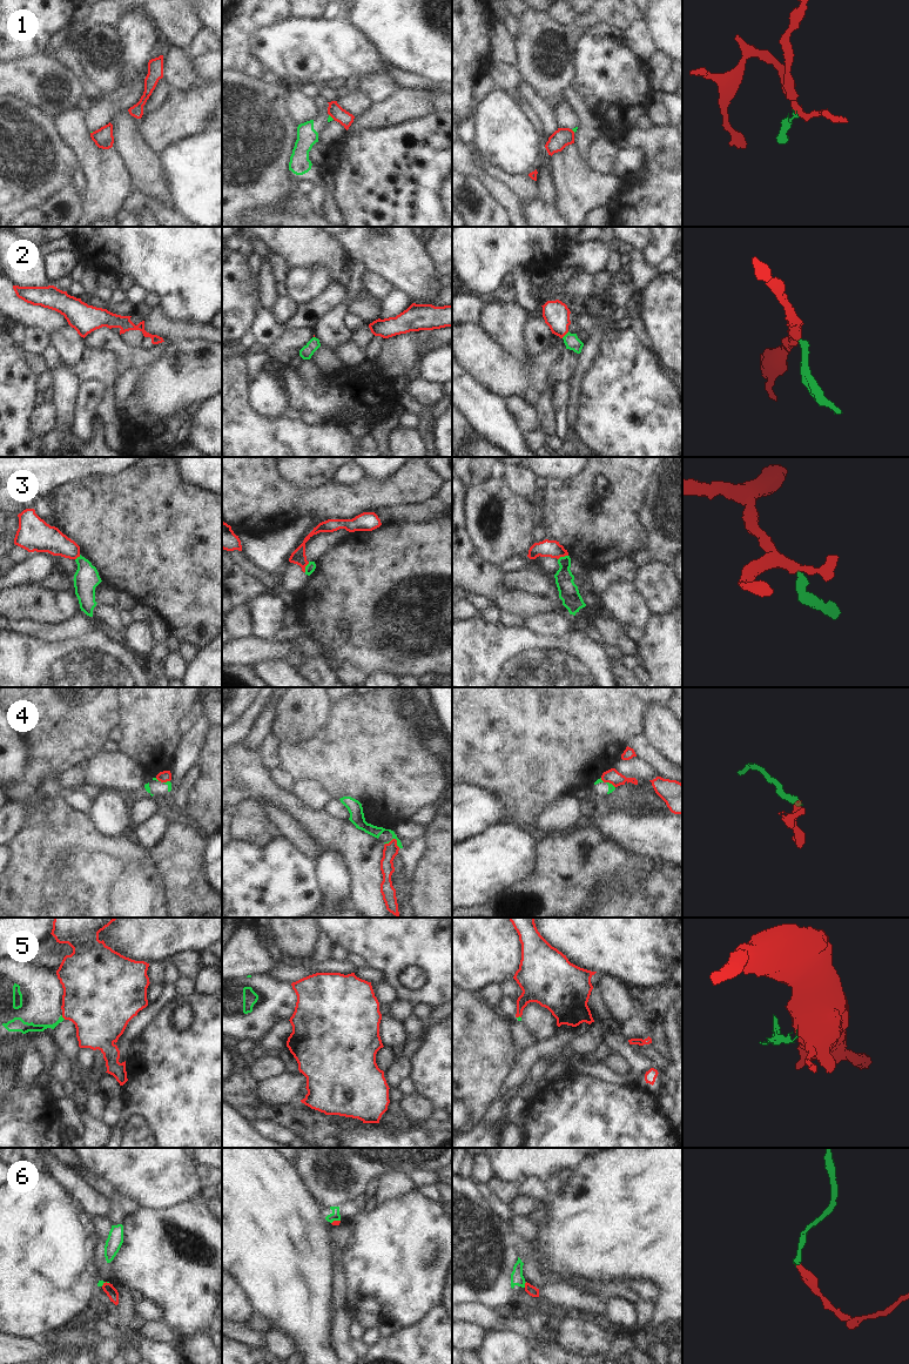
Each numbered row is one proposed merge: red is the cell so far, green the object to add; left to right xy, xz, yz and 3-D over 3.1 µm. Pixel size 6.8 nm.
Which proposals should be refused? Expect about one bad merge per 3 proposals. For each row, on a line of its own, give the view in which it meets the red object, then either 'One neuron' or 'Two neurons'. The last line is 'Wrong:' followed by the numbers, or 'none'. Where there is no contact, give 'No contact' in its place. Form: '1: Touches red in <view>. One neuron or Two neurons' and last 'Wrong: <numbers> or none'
1: Touches red in xz. Two neurons
2: Touches red in yz. One neuron
3: Touches red in xz. Two neurons
4: Touches red in xz. Two neurons
5: Touches red in xy. Two neurons
6: Touches red in yz. Two neurons
Wrong: 1, 3, 4, 5, 6.

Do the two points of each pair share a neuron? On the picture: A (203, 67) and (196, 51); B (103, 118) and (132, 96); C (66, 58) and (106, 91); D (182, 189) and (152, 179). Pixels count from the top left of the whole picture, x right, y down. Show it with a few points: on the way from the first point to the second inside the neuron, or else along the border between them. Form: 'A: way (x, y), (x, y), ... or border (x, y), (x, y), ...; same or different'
A: border (209, 52), (190, 58); different
B: way (109, 111), (125, 98); same
C: border (75, 49), (85, 76), (100, 94); different
D: border (159, 156), (167, 190), (165, 202); different

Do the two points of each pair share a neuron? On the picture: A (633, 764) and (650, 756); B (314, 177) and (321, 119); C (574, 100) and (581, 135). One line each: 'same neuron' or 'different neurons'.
A: different neurons
B: same neuron
C: same neuron

